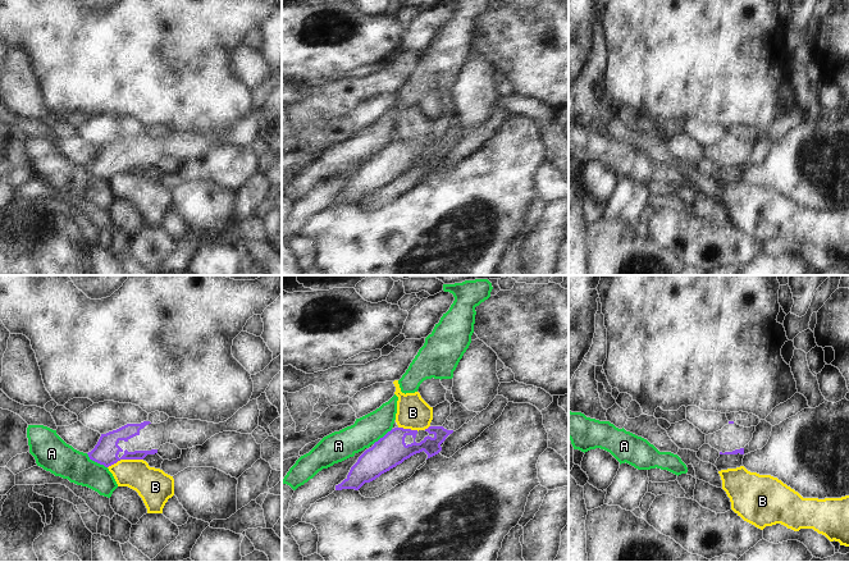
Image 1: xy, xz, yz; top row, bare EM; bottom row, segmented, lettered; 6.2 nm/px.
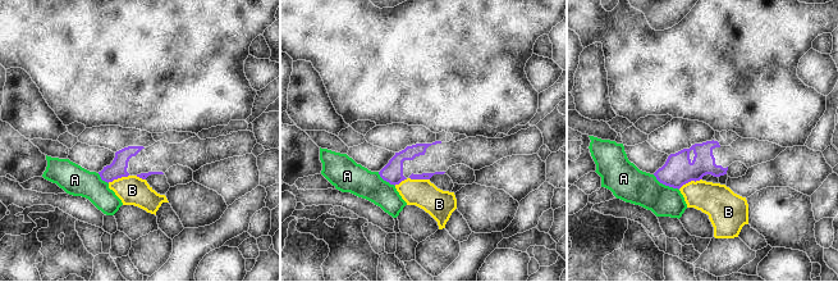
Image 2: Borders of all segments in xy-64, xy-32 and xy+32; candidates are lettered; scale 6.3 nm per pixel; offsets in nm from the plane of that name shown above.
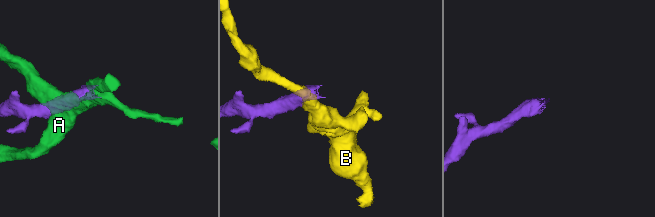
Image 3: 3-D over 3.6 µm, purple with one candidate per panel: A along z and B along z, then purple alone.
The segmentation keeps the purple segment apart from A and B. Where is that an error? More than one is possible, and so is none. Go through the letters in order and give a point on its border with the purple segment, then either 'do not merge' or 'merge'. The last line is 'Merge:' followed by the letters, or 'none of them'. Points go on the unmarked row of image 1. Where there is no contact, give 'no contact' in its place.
A: contact xy (96, 174); do not merge
B: contact xy (124, 172); do not merge
Merge: none of them

